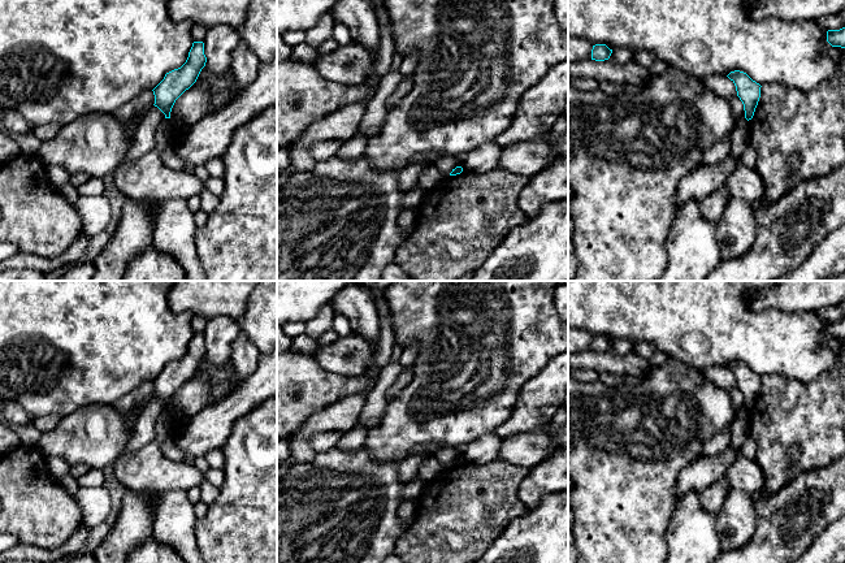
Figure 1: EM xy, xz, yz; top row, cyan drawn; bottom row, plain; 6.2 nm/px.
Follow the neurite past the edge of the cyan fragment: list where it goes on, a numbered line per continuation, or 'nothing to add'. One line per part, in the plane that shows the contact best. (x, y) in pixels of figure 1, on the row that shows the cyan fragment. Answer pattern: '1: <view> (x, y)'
nothing to add

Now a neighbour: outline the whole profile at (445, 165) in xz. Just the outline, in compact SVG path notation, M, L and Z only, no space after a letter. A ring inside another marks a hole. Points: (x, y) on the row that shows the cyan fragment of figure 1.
M462 156L439 157L432 163L445 177L462 164Z

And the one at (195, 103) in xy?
M207 82L186 90L174 103L170 112L173 134L178 137L203 117L209 114L212 107L212 91Z

